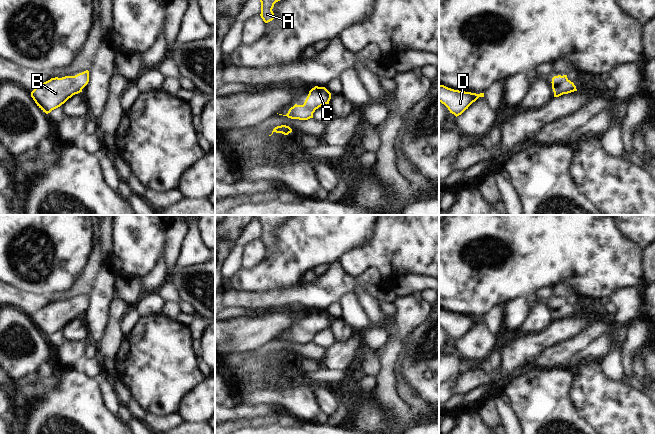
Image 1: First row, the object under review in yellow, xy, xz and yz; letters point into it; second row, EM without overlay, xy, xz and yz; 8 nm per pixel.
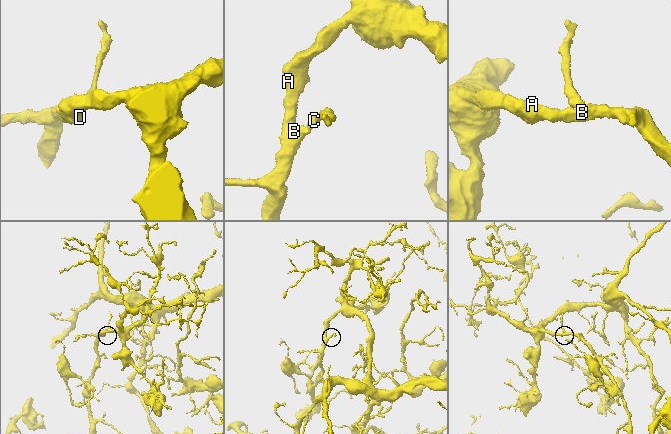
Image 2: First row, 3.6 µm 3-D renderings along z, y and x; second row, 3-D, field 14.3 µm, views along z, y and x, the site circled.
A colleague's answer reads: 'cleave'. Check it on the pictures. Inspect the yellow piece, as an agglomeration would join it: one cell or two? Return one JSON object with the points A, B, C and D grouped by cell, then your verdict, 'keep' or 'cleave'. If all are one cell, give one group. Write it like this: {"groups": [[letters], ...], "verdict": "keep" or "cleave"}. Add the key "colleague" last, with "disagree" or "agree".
{"groups": [["A", "B", "C", "D"]], "verdict": "keep", "colleague": "disagree"}

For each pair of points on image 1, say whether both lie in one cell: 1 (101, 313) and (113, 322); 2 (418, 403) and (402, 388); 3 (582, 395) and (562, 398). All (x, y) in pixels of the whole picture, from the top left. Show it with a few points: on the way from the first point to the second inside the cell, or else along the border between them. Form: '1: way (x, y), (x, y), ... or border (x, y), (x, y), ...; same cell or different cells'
1: border (112, 295), (109, 301), (108, 320), (100, 340); different cells
2: way (414, 400), (406, 392); same cell
3: border (575, 374), (571, 388), (571, 401), (581, 418); different cells

